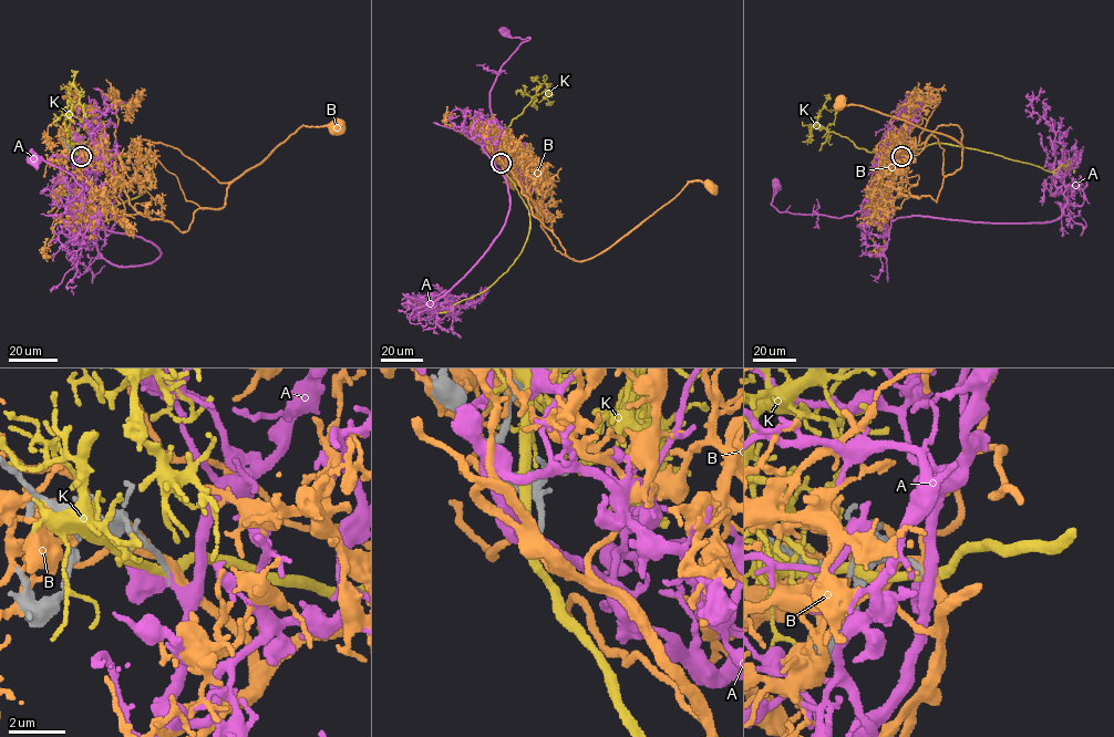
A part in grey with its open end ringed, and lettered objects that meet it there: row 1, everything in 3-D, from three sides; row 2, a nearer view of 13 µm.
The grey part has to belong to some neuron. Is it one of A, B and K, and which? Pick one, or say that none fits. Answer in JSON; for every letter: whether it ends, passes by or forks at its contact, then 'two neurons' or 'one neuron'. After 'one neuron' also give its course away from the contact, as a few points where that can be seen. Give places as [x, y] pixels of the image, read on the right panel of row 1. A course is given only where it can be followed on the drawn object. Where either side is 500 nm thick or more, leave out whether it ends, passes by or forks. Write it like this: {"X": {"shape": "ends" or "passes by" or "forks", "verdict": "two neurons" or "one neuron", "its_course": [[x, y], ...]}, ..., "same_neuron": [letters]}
{"A": {"shape": "passes by", "verdict": "one neuron", "its_course": [[901, 155], [891, 191], [890, 217], [870, 210], [836, 218], [780, 211], [771, 203], [780, 187], [776, 185]]}, "B": {"shape": "passes by", "verdict": "two neurons"}, "K": {"shape": "passes by", "verdict": "two neurons"}, "same_neuron": ["A"]}

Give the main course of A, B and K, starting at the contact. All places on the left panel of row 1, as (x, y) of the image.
A: (81, 156), (76, 200), (88, 225), (82, 213), (66, 211), (64, 204), (82, 187), (70, 175), (37, 158)
B: (81, 155), (91, 163), (131, 154), (143, 139), (162, 143), (225, 183), (299, 128), (337, 126)
K: (81, 156), (140, 158), (151, 167), (152, 182), (143, 193), (112, 207), (65, 194), (53, 201)

